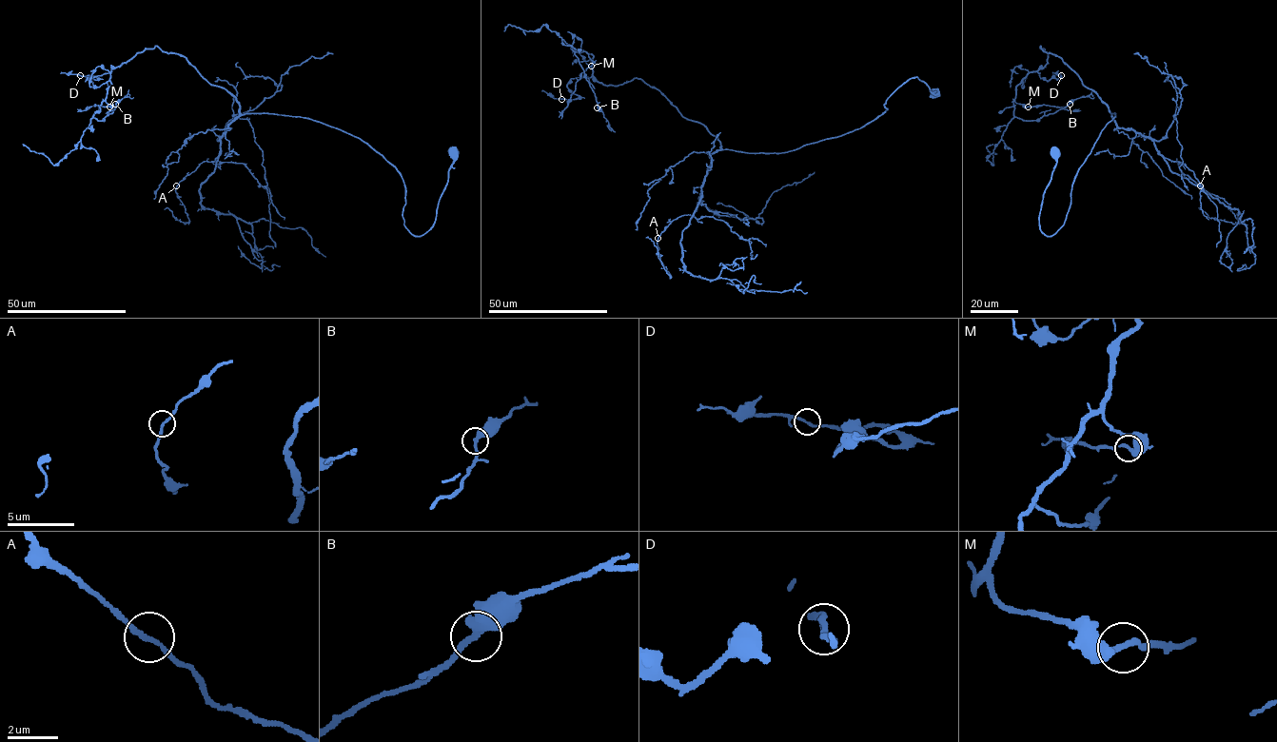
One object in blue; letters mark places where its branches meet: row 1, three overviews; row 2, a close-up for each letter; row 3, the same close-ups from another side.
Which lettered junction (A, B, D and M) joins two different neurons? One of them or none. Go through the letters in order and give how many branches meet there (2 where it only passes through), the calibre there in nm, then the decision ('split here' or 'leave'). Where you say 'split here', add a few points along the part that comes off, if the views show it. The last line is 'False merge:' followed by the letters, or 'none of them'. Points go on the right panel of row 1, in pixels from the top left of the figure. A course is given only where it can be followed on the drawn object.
A: 2 | 180 nm | leave
B: 2 | 360 nm | leave
D: 2 | 180 nm | leave
M: 2 | 240 nm | leave
False merge: none of them

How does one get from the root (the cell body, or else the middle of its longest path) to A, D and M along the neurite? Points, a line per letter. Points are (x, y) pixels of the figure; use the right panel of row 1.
A: (1055, 151), (1039, 213), (1047, 236), (1063, 224), (1075, 174), (1112, 113), (1119, 126), (1149, 137), (1200, 185)
D: (1055, 151), (1039, 213), (1047, 236), (1115, 116), (1041, 46), (1039, 76), (1060, 75)
M: (1055, 151), (1039, 213), (1047, 236), (1115, 114), (1041, 46), (1048, 62), (1016, 87), (1028, 107)

